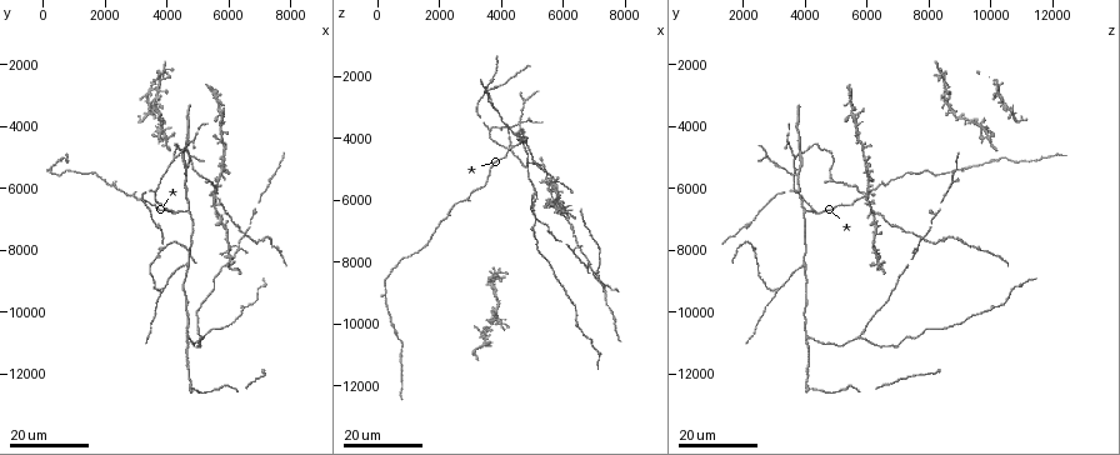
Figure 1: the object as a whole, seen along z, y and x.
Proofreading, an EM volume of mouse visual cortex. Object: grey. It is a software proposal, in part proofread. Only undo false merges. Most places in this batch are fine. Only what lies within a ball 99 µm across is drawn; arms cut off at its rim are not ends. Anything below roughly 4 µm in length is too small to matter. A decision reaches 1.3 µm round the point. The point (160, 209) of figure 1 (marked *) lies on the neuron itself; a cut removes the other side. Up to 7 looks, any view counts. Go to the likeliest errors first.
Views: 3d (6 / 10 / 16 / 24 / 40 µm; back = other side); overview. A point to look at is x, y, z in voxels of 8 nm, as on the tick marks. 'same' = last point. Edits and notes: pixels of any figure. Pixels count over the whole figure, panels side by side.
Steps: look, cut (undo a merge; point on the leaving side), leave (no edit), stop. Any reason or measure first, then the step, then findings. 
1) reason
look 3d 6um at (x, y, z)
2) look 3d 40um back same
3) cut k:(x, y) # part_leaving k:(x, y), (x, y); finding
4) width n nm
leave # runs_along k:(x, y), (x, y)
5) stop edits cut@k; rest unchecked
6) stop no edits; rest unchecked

branch point
look 3d 24um at (5000, 10800, 5700)

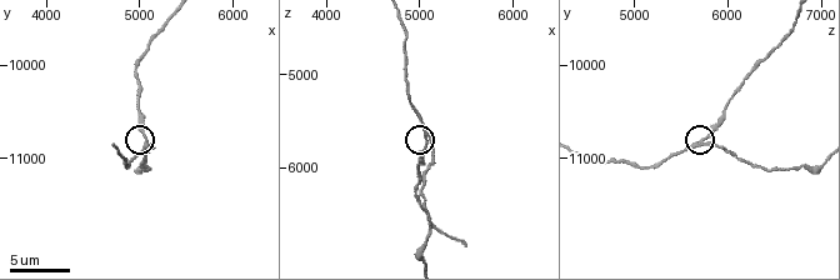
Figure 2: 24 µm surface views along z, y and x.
look 3d 6um at (5100, 10750, 5800)

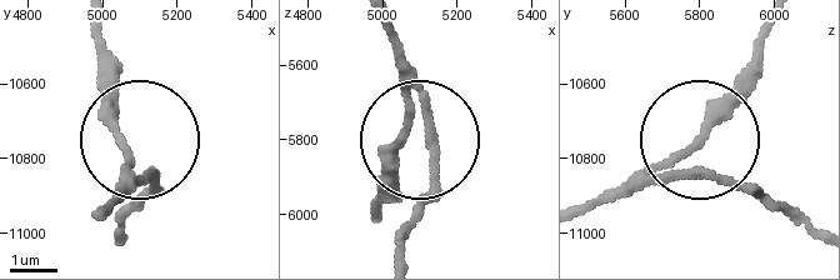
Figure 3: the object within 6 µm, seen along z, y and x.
leave # runs_along 3:(590, 209), (686, 156), (754, 65); one neuron here

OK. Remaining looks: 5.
side arm on a straight run
look 3d 24um at (6400, 7500, 7900)

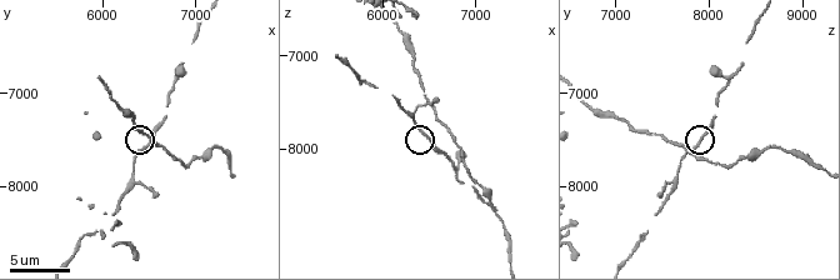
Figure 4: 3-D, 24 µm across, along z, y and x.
closer look
look 3d 6um at (6450, 7600, 7850)

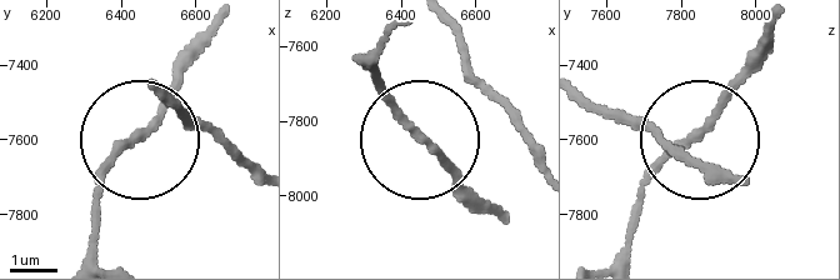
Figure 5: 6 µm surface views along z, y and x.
leave # runs_along 5:(164, 103), (191, 118), (144, 134), (116, 161), (93, 218); all the same neuron

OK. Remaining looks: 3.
a fork
look 3d 16um at (4300, 5000, 3600)

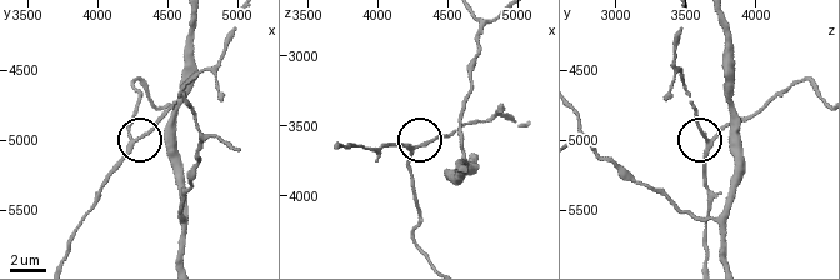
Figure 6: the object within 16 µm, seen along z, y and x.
look 3d 10um at (4240, 5000, 3680)

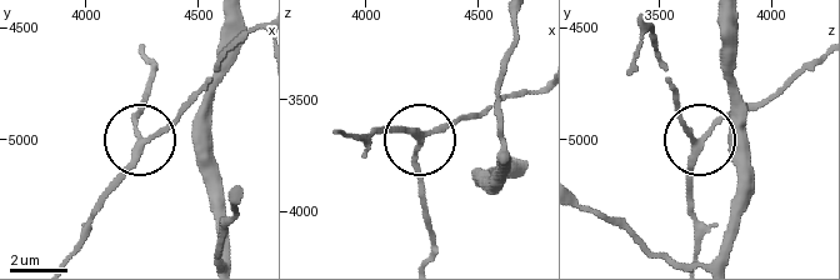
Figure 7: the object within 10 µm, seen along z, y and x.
width 200 nm
leave # runs_along 7:(69, 255), (140, 140), (203, 85); continuous, no second neuron

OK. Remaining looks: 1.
stop no edits; rest unchecked

